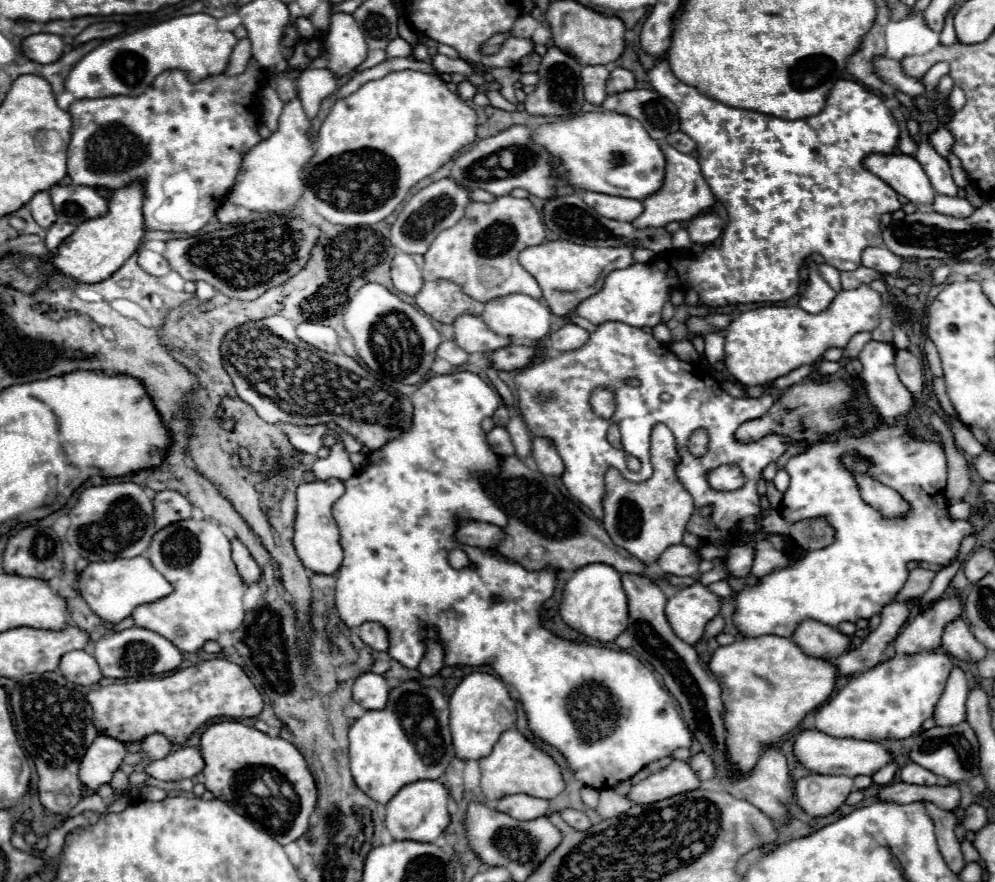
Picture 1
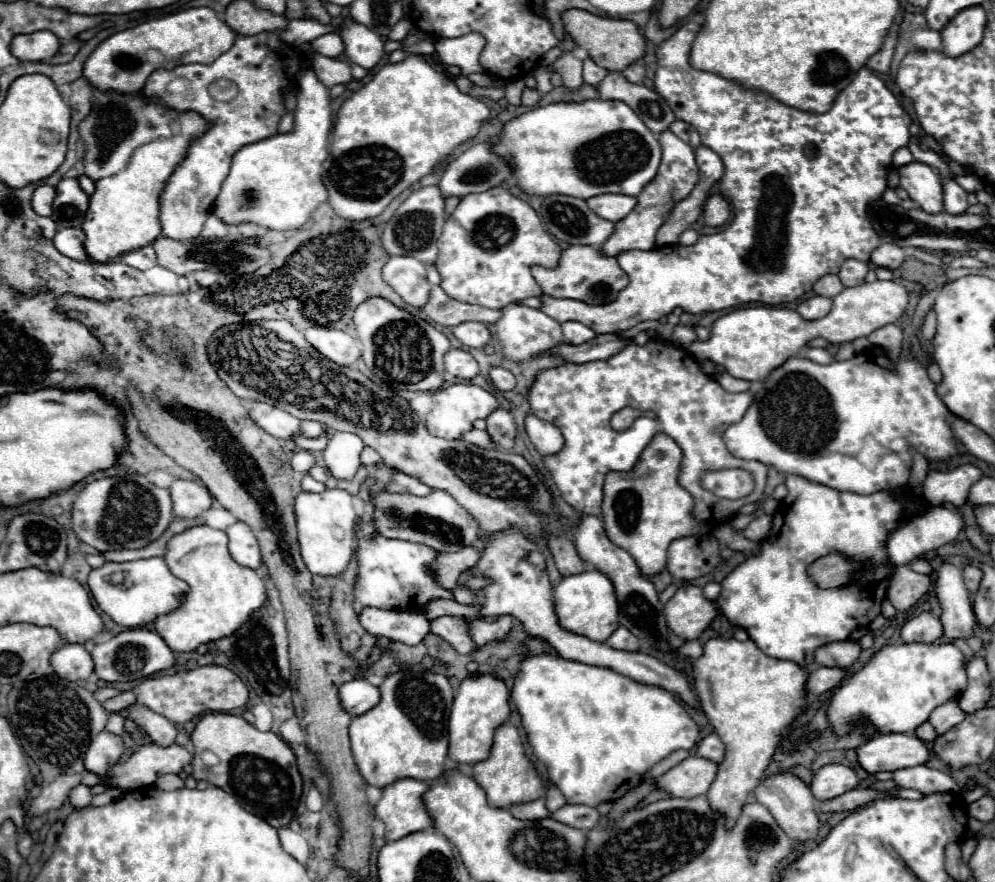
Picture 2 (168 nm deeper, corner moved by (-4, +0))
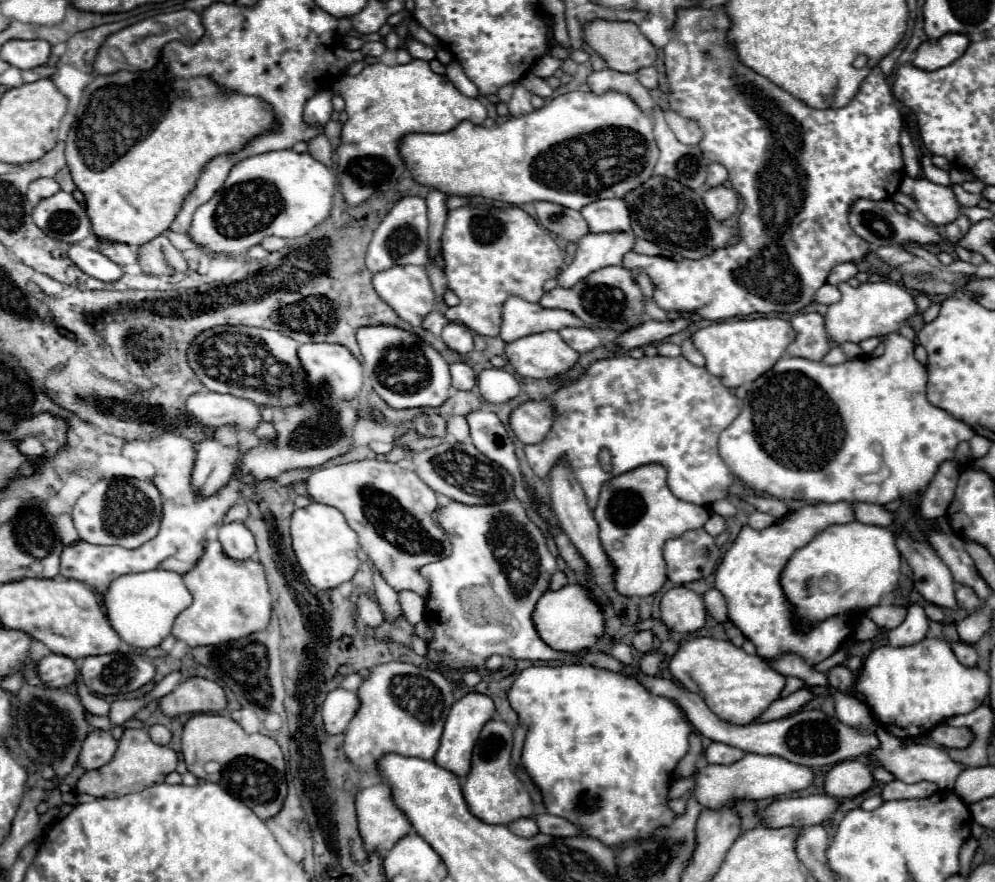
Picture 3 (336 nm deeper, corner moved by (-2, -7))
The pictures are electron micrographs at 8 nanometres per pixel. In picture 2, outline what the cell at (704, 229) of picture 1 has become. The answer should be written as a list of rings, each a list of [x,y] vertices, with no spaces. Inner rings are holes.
[[[712,194],[704,206],[704,222],[708,226],[722,226],[730,216],[730,204],[722,194]]]

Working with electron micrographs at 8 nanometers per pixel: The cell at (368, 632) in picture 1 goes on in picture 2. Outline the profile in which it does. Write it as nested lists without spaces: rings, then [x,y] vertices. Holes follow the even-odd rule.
[[[364,608],[360,612],[360,624],[376,638],[386,636],[410,646],[422,642],[422,638],[430,632],[430,622],[420,612]]]

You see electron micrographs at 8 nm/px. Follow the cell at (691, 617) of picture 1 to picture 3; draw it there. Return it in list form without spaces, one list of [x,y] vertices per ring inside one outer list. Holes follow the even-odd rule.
[[[674,587],[664,593],[660,613],[666,627],[676,633],[694,633],[706,623],[704,601],[688,587]]]

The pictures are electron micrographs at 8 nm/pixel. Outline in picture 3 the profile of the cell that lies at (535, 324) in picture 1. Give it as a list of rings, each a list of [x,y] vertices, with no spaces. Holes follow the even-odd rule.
[[[542,331],[506,343],[508,363],[522,377],[554,377],[570,369],[580,357],[556,331]]]

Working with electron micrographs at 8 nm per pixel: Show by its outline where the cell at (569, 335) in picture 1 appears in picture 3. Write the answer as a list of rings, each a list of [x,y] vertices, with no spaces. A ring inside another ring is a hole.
[[[564,327],[558,333],[578,353],[586,353],[586,351],[592,351],[592,349],[596,349],[596,347],[602,345],[602,335],[598,331],[594,331],[594,329]]]

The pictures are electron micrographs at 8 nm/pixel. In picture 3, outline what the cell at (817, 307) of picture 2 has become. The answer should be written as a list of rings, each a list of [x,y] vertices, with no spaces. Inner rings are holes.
[[[798,313],[790,319],[796,331],[796,341],[786,349],[792,357],[820,361],[830,351],[830,341],[824,331],[824,317],[820,313]]]

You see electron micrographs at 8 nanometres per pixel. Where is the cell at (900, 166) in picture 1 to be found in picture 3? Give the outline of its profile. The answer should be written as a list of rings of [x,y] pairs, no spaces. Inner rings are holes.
[[[904,177],[900,191],[916,201],[916,207],[934,225],[948,225],[960,215],[958,201],[950,187],[928,181],[926,177]]]

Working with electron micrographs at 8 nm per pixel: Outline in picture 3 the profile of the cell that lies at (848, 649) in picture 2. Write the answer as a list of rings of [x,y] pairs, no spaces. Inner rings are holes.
[[[836,665],[836,667],[832,667],[832,669],[826,673],[826,677],[828,677],[828,683],[830,683],[834,689],[838,689],[838,691],[848,691],[850,685],[854,683],[854,673],[852,673],[846,665]]]

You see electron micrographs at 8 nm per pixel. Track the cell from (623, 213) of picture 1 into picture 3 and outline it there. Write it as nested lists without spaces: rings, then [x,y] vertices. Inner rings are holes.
[[[598,199],[582,209],[592,233],[630,231],[630,211],[622,199]]]

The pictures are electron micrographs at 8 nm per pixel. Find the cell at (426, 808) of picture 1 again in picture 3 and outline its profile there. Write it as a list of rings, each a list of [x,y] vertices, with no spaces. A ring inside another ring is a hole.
[[[376,783],[372,787],[360,789],[356,795],[356,813],[358,813],[358,829],[366,843],[366,851],[390,851],[402,837],[406,837],[412,831],[412,823],[394,805],[392,787],[386,783]]]

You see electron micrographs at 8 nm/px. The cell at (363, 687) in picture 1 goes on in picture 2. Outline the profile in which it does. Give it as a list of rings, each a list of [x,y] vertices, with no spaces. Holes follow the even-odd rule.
[[[354,678],[340,686],[340,706],[350,716],[360,716],[380,702],[380,692],[364,678]]]

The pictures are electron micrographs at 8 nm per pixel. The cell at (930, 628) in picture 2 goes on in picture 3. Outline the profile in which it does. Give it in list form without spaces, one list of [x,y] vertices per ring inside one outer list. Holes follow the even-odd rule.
[[[910,605],[906,619],[902,621],[902,625],[898,625],[888,633],[888,639],[892,647],[906,647],[926,639],[928,629],[930,629],[930,621],[924,609],[920,605]]]

